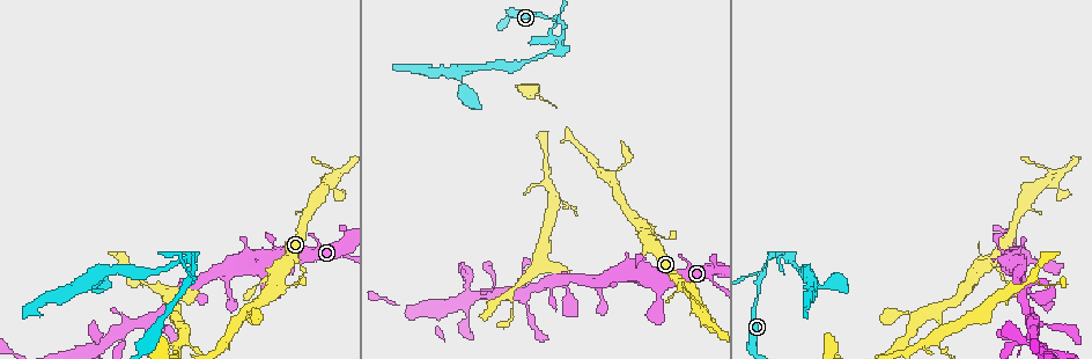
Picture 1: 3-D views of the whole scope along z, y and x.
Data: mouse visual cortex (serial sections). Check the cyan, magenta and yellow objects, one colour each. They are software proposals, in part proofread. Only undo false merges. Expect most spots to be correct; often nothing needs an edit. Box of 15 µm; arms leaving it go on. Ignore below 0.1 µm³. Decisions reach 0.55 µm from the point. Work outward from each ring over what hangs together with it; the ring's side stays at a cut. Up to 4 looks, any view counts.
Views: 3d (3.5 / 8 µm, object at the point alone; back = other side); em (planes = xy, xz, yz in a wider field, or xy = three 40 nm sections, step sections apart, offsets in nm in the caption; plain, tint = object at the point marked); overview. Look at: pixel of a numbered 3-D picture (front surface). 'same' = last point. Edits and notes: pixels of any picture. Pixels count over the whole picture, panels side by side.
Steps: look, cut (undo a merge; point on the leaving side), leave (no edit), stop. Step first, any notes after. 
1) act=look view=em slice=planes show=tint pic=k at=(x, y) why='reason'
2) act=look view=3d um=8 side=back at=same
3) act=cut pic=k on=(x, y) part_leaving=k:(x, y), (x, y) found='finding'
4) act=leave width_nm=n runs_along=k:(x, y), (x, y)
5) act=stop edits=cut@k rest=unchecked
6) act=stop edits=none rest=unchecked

act=look view=em slice=xy step=3 show=tint pic=1 at=(918, 317) why='small branch off a trunk'

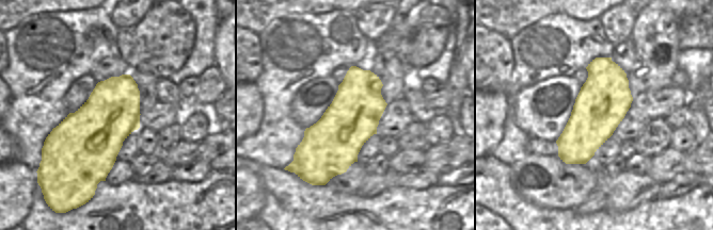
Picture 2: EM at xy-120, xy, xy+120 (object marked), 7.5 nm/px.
act=look view=3d um=3.5 at=same why='see where the arms go'

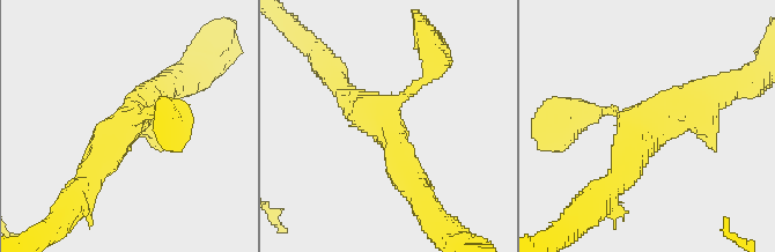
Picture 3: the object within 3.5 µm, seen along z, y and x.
act=leave runs_along=3:(707, 103), (650, 124), (612, 184) found='all the same cell'

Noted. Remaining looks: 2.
act=look view=3d um=3.5 side=back pic=1 at=(559, 23) why='sharp bend'

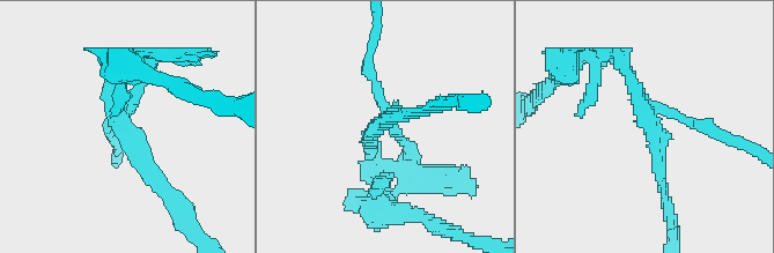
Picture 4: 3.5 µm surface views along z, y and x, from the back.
act=look view=em slice=xy step=2 show=tint pic=4 at=(647, 123)

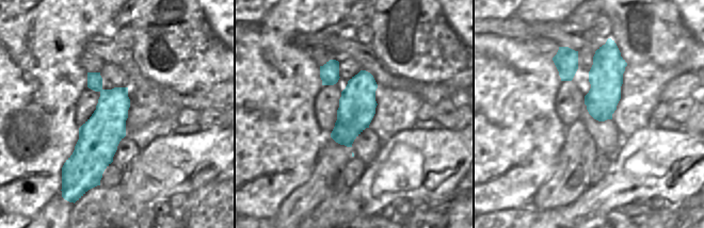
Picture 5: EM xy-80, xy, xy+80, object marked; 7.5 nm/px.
act=cut pic=4 on=(417, 157) found='two cells meet here'

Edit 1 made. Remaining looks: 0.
act=stop edits=cut@4 rest=unchecked

